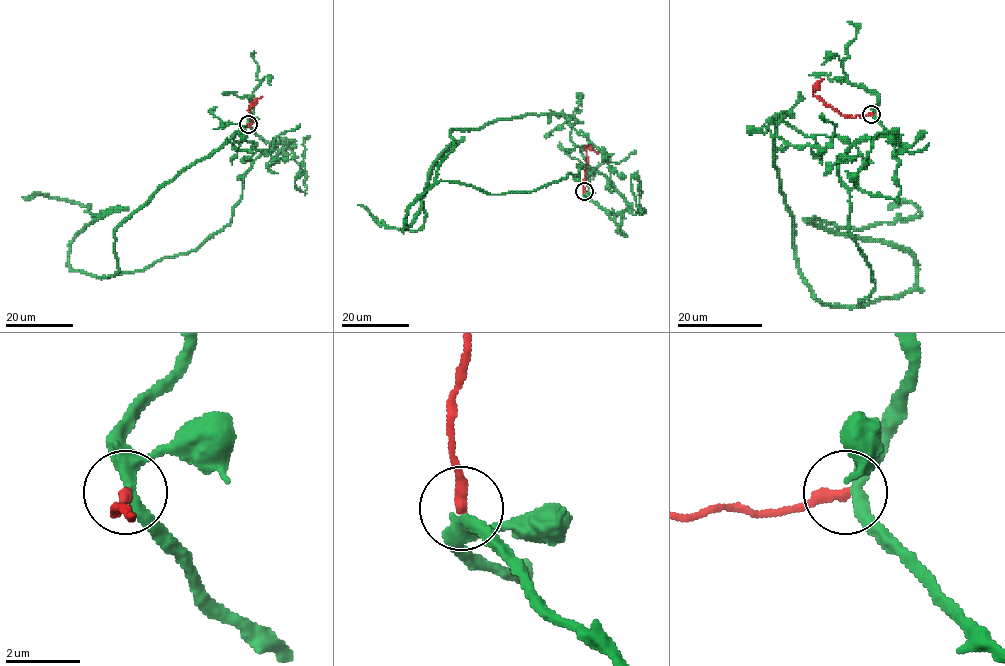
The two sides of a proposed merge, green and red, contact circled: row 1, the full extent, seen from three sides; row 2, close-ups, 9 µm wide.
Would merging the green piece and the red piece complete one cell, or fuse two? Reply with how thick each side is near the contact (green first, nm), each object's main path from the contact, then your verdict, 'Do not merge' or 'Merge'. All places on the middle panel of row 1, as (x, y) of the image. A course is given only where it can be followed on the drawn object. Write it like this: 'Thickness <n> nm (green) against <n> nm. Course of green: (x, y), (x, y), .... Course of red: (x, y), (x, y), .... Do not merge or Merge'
Thickness 340 nm (green) against 320 nm. Course of green: (584, 192), (627, 209), (583, 165), (529, 191), (436, 181), (405, 227), (454, 144), (419, 229), (358, 204). Course of red: (584, 191), (588, 163), (585, 145), (599, 153). Do not merge

